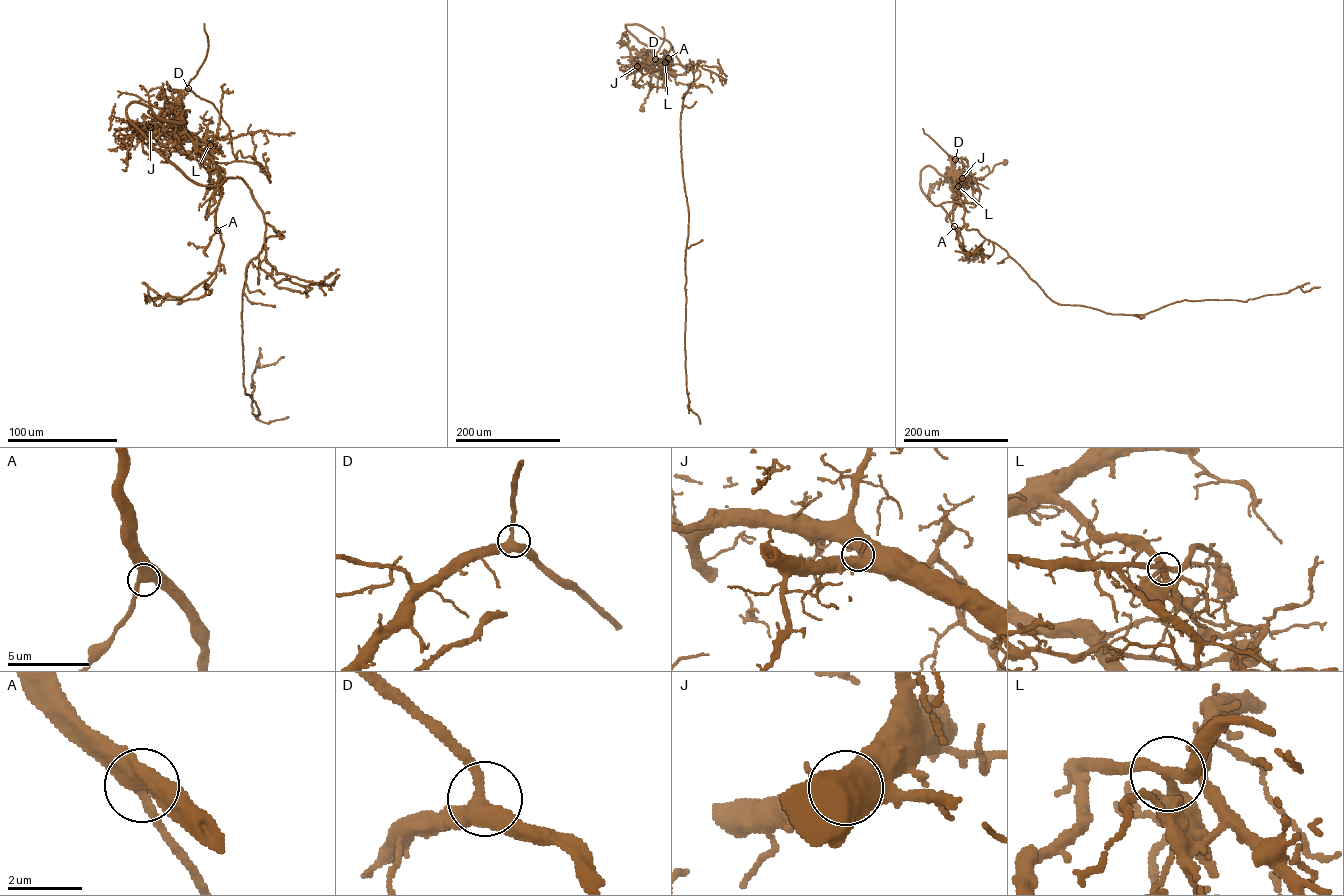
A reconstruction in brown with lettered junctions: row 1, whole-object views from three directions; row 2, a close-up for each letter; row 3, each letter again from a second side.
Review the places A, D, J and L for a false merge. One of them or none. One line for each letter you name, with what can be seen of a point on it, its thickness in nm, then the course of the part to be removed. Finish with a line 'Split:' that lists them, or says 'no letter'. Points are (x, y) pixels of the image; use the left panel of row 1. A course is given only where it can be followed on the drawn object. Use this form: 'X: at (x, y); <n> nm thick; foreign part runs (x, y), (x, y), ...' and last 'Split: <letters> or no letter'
L: at (210, 145); 260 nm thick; foreign part runs (210, 145), (177, 116), (186, 89), (214, 106), (235, 157), (250, 156), (270, 182), (250, 162), (207, 169)
Split: L

